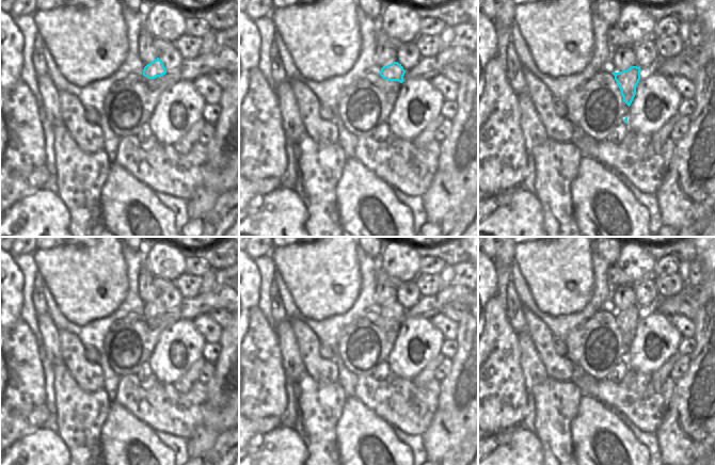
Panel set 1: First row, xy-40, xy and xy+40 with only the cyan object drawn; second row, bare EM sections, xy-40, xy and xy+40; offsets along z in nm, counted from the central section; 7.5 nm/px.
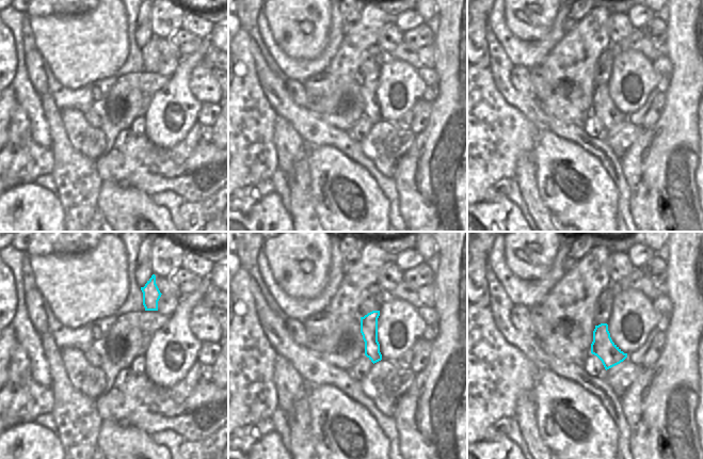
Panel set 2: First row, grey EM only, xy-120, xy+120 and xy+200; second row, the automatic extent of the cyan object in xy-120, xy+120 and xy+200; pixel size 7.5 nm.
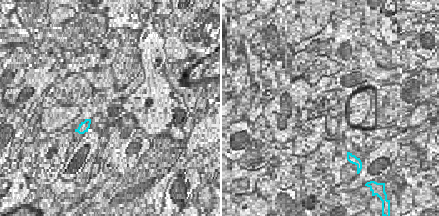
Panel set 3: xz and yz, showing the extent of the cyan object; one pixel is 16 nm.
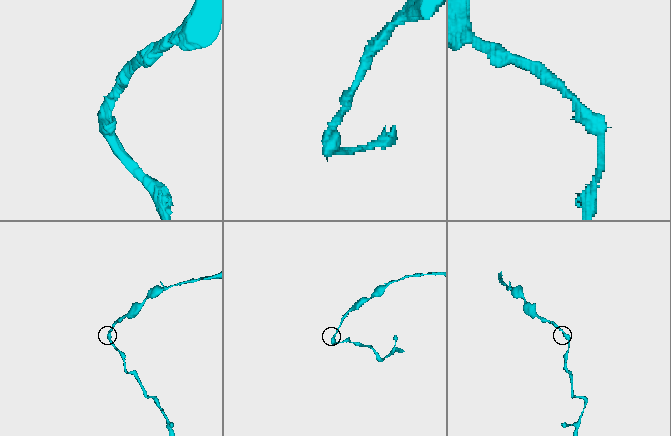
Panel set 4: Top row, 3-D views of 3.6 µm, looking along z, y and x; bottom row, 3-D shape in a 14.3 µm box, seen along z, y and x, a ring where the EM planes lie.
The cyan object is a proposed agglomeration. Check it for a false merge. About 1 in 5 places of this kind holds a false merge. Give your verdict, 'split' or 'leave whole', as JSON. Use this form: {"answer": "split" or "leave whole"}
{"answer": "leave whole"}

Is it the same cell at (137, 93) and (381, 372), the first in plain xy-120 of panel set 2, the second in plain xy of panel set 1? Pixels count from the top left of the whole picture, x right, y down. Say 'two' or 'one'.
two

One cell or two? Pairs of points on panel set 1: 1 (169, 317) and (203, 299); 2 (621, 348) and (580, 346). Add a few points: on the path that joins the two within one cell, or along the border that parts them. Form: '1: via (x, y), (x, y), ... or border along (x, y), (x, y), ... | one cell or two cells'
1: via (177, 314), (194, 306) | one cell
2: via (610, 335), (605, 325), (589, 333) | one cell

